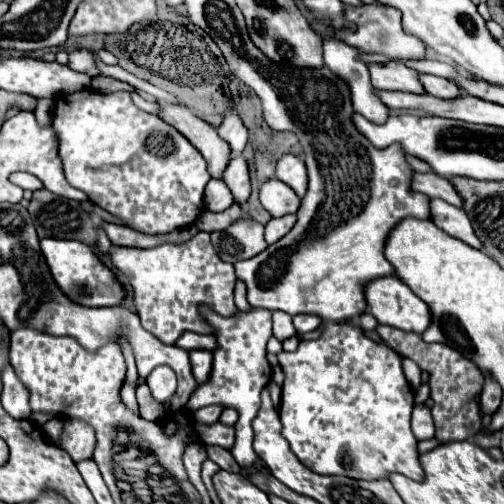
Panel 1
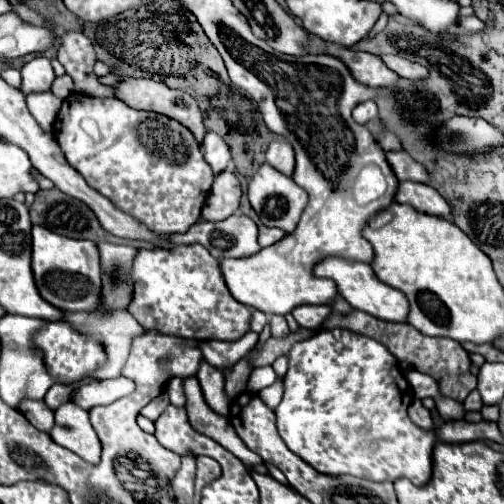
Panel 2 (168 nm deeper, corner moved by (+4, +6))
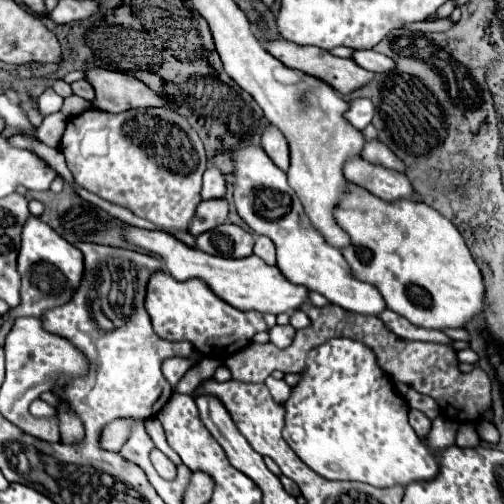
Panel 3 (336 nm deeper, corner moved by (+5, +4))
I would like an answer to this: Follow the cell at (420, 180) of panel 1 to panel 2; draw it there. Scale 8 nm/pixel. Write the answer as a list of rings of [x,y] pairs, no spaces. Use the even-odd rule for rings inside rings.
[[[389,151],[387,161],[399,181],[415,181],[415,183],[431,181],[427,177],[427,169],[423,169],[423,165],[417,163],[413,157],[409,157],[405,151]]]

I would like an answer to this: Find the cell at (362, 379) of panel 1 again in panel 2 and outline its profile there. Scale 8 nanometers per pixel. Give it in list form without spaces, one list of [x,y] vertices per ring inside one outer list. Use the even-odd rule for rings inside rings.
[[[321,329],[317,331],[313,337],[309,339],[303,339],[303,341],[297,341],[293,347],[291,347],[291,353],[289,353],[289,369],[287,369],[287,375],[283,377],[283,387],[285,387],[285,393],[283,393],[283,401],[279,403],[279,407],[275,409],[275,415],[277,415],[277,429],[279,429],[279,435],[281,439],[285,441],[285,445],[295,453],[299,455],[305,463],[309,463],[313,469],[317,469],[319,473],[327,473],[327,475],[355,475],[355,477],[361,477],[361,479],[371,479],[371,481],[395,481],[399,477],[405,477],[409,479],[413,485],[423,485],[429,481],[431,477],[431,449],[437,441],[435,437],[435,431],[423,431],[419,427],[415,427],[407,415],[407,407],[411,405],[413,401],[413,391],[411,391],[411,385],[407,383],[403,371],[399,369],[399,363],[397,359],[393,357],[393,353],[379,341],[371,339],[371,337],[365,337],[365,335],[359,335],[359,333],[351,333],[349,329]]]

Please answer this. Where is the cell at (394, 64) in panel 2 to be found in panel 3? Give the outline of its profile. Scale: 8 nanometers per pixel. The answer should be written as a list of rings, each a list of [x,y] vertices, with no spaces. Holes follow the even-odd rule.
[[[354,51],[352,53],[352,59],[364,67],[366,71],[372,71],[372,73],[388,73],[394,69],[394,61],[382,53],[376,53],[376,51]]]

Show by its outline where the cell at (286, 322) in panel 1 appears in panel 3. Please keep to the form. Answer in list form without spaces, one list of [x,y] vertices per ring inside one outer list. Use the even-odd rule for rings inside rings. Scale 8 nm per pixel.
[[[276,325],[276,327],[272,327],[270,329],[270,341],[276,345],[276,347],[280,347],[280,349],[286,349],[290,343],[292,343],[292,339],[294,339],[294,327],[292,325]]]

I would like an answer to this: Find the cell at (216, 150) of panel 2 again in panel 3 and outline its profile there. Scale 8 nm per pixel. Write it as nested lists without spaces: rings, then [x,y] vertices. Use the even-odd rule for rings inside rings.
[[[210,167],[204,173],[204,185],[202,185],[202,193],[200,193],[202,199],[224,199],[224,193],[226,193],[224,175],[216,167]]]

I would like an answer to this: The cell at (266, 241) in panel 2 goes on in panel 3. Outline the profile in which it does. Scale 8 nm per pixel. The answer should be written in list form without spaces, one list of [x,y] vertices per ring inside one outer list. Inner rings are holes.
[[[256,235],[256,245],[254,245],[254,255],[258,255],[264,263],[276,265],[276,249],[274,243],[270,243],[268,237]]]

